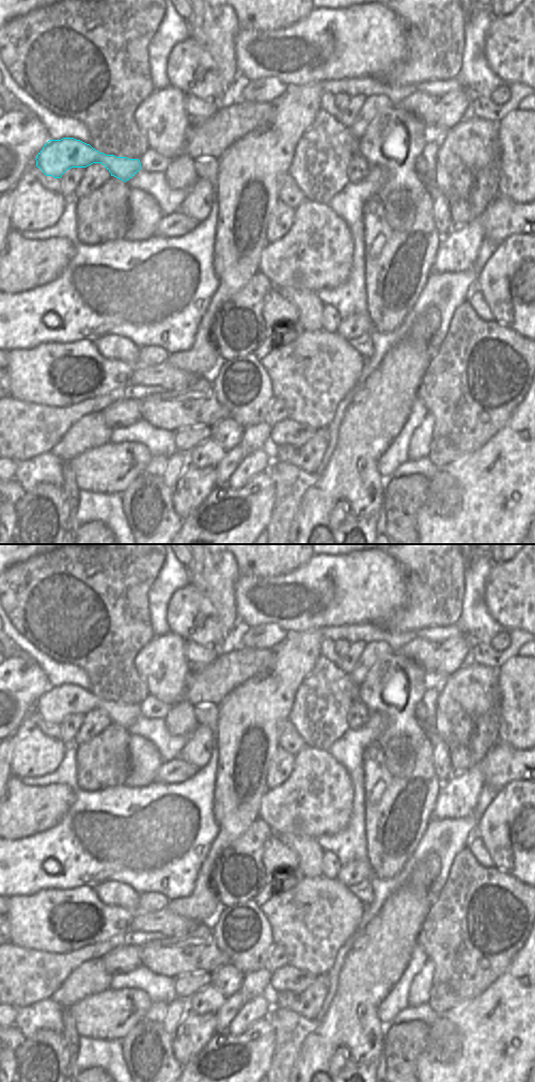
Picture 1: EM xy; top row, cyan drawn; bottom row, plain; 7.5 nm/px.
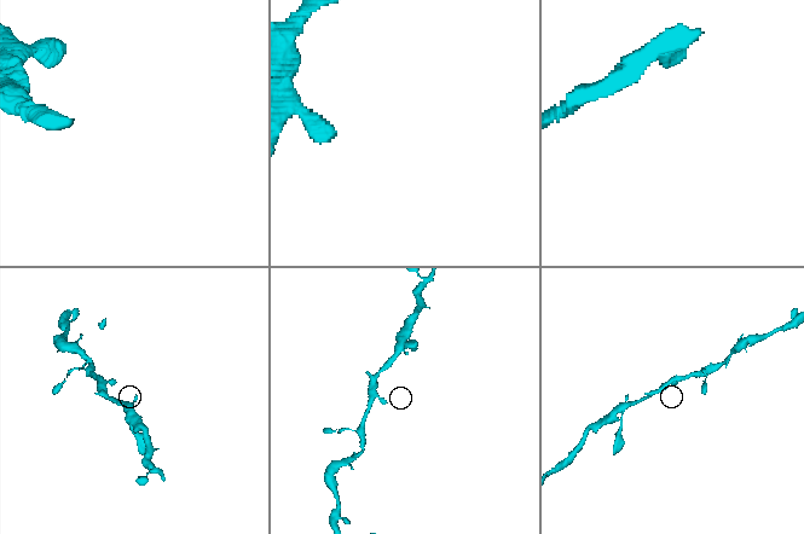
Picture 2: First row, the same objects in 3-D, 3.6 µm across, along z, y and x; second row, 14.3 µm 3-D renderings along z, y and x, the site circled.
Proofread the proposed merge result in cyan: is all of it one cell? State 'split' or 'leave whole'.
leave whole

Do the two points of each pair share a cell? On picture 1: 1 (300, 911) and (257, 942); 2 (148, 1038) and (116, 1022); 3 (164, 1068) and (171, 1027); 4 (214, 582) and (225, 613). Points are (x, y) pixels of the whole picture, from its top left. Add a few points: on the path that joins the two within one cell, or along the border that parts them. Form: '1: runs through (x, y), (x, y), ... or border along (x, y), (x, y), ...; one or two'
1: border along (261, 910), (270, 926), (273, 943); two
2: border along (144, 1016), (121, 1039); two
3: border along (161, 1023), (162, 1028), (172, 1036); two
4: runs through (219, 589), (224, 605); one

